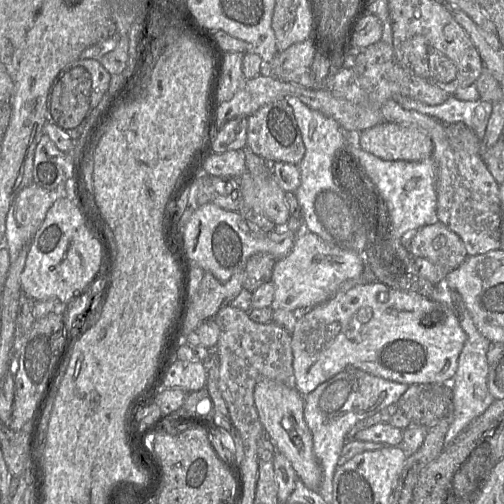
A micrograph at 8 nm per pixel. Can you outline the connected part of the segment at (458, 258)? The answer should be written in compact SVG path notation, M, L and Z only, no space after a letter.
M440 221L425 225L408 235L406 244L414 258L426 258L450 269L459 267L468 257L461 238Z

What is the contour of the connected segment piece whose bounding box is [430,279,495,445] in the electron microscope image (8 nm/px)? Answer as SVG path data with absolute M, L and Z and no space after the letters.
M445 279L435 284L430 296L430 299L443 303L454 311L466 334L466 341L458 359L458 368L452 379L452 422L445 435L445 445L448 445L495 400L488 388L489 363L486 354L490 341L479 332L461 295L451 289Z

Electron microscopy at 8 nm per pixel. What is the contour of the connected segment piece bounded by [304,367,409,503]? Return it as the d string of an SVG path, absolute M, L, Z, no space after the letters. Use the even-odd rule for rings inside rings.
M347 367L312 392L304 396L304 419L313 439L313 453L322 468L318 493L332 503L332 482L340 455L347 441L347 433L359 421L370 417L383 408L398 403L409 385L372 375L355 367Z

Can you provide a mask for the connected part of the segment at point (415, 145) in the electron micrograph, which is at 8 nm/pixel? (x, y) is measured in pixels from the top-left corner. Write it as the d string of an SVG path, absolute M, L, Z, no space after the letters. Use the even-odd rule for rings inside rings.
M382 122L359 133L359 145L365 151L387 161L421 161L431 157L433 142L429 135L417 127Z

